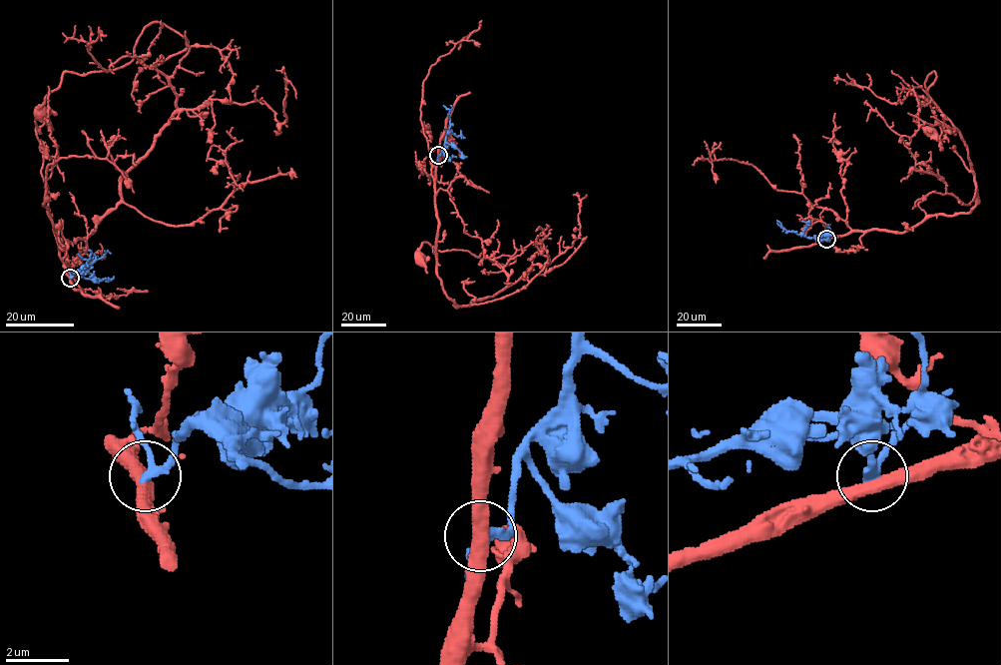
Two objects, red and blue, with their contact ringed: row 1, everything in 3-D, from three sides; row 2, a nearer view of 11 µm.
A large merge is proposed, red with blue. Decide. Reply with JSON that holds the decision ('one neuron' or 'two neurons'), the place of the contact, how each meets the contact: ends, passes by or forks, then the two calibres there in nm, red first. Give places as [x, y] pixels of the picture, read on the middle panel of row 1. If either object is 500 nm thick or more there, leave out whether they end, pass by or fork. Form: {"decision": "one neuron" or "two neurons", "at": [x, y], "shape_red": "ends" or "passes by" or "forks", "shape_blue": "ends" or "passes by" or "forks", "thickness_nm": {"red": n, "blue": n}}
{"decision": "two neurons", "at": [438, 155], "shape_red": "passes by", "shape_blue": "passes by", "thickness_nm": {"red": 420, "blue": 240}}

